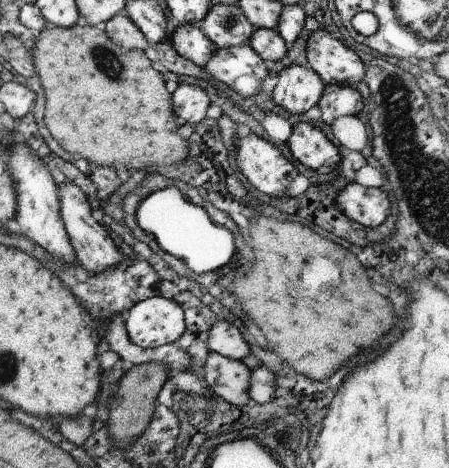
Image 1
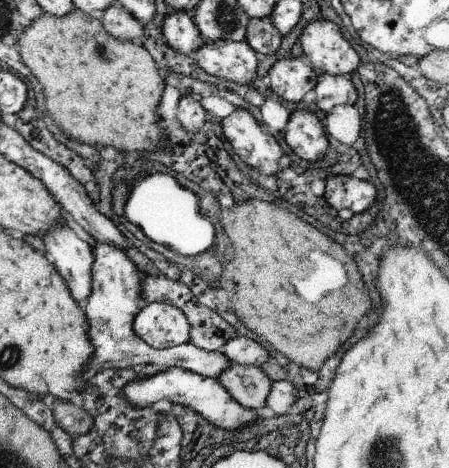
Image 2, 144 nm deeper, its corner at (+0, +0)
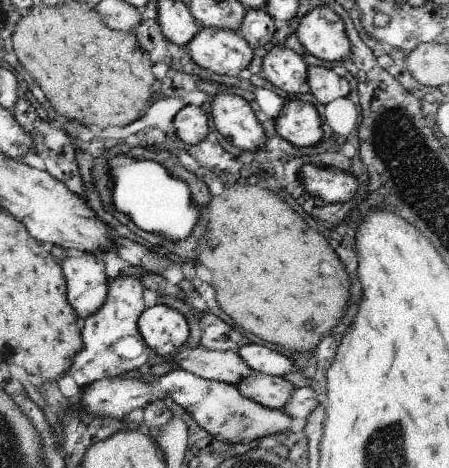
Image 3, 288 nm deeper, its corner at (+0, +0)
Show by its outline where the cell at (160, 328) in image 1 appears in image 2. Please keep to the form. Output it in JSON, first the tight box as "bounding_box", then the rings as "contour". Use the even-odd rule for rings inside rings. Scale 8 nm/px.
{"bounding_box":[133,302,187,350],"contour":[[[153,302],[139,310],[137,318],[133,320],[133,330],[147,346],[155,350],[167,350],[177,344],[187,344],[187,322],[181,310]]]}

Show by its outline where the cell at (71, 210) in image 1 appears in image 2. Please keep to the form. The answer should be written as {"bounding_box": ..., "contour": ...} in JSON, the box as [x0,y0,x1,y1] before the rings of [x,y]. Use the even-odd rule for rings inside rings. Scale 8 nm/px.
{"bounding_box":[85,244,229,380],"contour":[[[93,244],[95,246],[95,264],[93,264],[93,290],[85,302],[87,322],[89,322],[89,340],[95,346],[95,354],[87,364],[87,374],[99,374],[103,370],[129,370],[143,368],[149,364],[157,364],[167,368],[183,368],[187,372],[195,372],[203,378],[217,380],[229,360],[221,352],[205,352],[195,344],[179,344],[167,350],[155,350],[143,342],[133,330],[133,320],[137,318],[143,294],[143,280],[139,270],[129,262],[125,252],[117,250],[113,244]]]}

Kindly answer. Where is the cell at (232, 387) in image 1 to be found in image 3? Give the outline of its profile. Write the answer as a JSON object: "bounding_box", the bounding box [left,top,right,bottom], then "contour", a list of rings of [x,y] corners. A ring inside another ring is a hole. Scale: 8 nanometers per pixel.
{"bounding_box":[235,372,293,410],"contour":[[[259,372],[241,378],[235,384],[235,388],[241,394],[241,398],[253,400],[255,404],[261,404],[263,408],[269,410],[281,410],[281,406],[289,402],[293,392],[291,382],[285,382],[283,378],[277,376],[265,376]]]}

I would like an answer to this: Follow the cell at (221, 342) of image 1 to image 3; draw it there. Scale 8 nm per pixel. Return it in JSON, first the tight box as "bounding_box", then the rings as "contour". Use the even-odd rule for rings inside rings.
{"bounding_box":[235,344,297,378],"contour":[[[243,344],[235,352],[247,364],[249,370],[265,374],[265,376],[283,378],[289,372],[297,372],[293,362],[287,356],[273,352],[265,346],[259,346],[259,344]]]}

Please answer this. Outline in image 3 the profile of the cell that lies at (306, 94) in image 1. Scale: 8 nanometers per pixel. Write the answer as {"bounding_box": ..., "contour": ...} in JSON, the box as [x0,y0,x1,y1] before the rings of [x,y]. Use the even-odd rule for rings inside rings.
{"bounding_box":[261,46,307,94],"contour":[[[273,46],[263,56],[261,78],[285,94],[303,94],[307,90],[307,64],[285,46]]]}

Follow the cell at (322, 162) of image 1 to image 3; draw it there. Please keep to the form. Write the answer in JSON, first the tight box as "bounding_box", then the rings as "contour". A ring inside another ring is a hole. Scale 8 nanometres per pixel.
{"bounding_box":[273,100,321,148],"contour":[[[285,100],[279,114],[273,118],[273,126],[279,138],[295,148],[313,148],[321,142],[319,114],[315,108],[301,100]]]}

